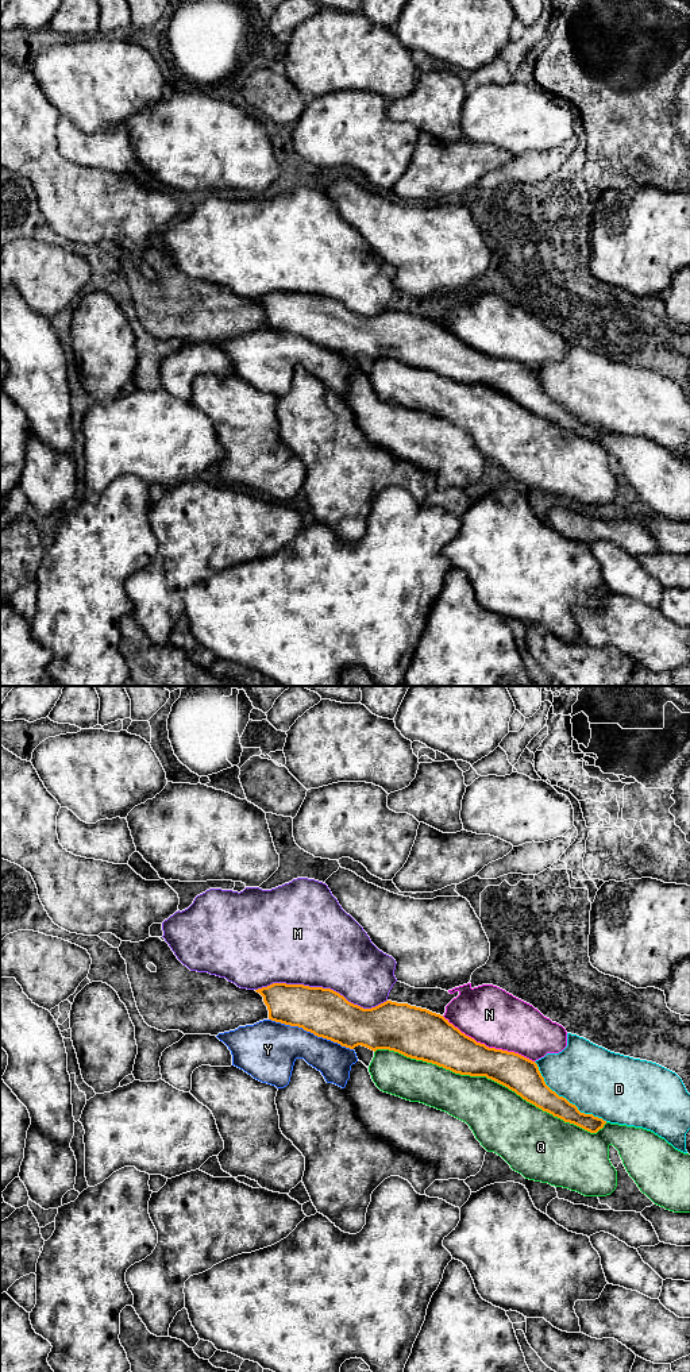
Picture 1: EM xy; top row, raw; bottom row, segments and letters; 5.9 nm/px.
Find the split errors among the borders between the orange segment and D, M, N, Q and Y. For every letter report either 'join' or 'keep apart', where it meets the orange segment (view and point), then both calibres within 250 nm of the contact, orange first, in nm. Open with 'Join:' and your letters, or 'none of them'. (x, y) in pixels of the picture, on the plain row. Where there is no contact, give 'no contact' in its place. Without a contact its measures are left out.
Join: none of them
D: keep apart; meets orange in xy at (565, 407); 190 nm thick on the orange side, 400 nm on the other
M: keep apart; meets orange in xy at (322, 296); 280 nm thick on the orange side, 500 nm on the other
N: keep apart; meets orange in xy at (488, 355); 240 nm thick on the orange side, 340 nm on the other
Q: keep apart; meets orange in xy at (490, 386); 220 nm thick on the orange side, 360 nm on the other
Y: keep apart; meets orange in xy at (311, 340); 280 nm thick on the orange side, 300 nm on the other

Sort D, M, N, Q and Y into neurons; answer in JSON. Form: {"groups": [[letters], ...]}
{"groups": [["D"], ["M", "N"], ["Q"], ["Y"]]}

